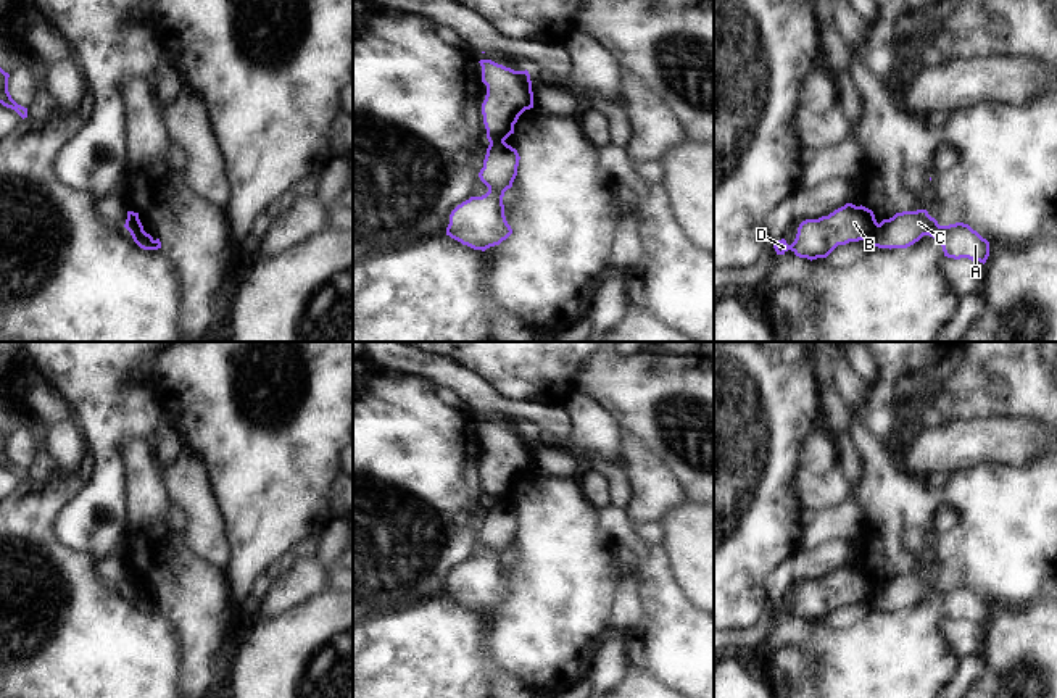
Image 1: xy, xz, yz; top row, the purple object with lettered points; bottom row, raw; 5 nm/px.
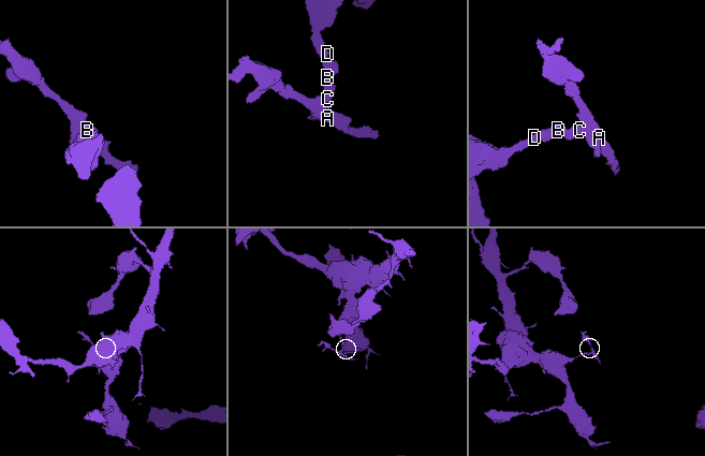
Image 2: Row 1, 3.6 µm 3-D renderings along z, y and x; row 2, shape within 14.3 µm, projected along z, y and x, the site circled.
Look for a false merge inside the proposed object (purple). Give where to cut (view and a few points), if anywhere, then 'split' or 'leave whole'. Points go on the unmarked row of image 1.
cut in yz along (878, 585), (870, 602); split

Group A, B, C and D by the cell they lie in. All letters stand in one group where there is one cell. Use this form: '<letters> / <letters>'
A C / B D

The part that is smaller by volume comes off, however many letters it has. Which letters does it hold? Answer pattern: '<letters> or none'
A, C

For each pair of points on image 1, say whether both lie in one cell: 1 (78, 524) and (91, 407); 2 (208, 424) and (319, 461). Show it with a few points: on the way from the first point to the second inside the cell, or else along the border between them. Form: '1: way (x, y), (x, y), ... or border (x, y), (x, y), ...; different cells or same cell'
1: way (105, 495), (105, 436); same cell
2: way (236, 424), (266, 432), (292, 457); same cell

